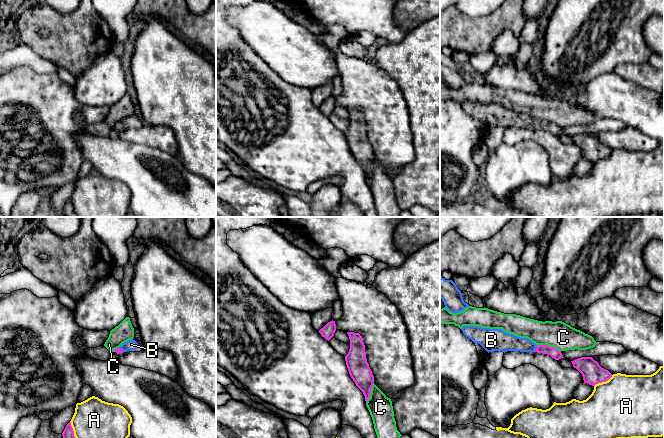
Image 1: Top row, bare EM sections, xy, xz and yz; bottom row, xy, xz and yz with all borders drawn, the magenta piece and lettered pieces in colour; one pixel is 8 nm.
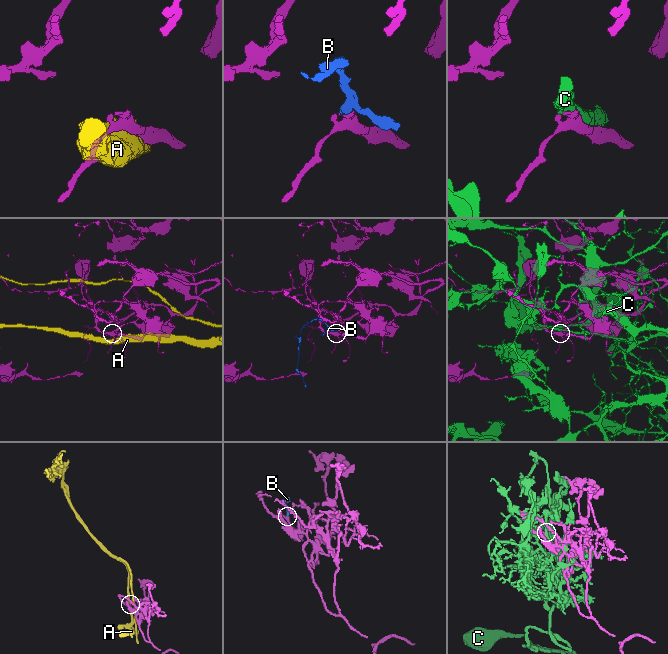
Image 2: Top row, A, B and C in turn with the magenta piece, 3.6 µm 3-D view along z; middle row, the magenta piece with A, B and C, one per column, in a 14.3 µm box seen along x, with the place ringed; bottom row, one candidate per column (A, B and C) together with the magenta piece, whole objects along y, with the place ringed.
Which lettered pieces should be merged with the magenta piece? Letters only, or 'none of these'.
B

